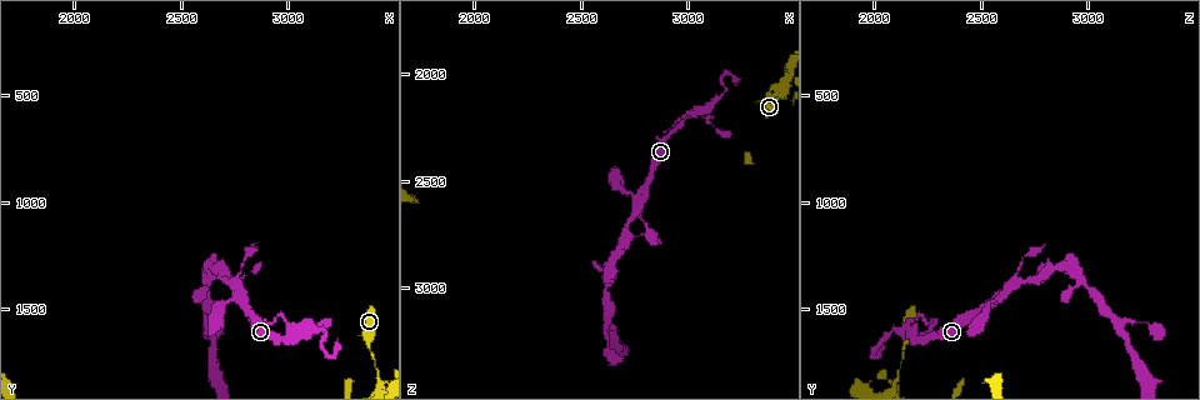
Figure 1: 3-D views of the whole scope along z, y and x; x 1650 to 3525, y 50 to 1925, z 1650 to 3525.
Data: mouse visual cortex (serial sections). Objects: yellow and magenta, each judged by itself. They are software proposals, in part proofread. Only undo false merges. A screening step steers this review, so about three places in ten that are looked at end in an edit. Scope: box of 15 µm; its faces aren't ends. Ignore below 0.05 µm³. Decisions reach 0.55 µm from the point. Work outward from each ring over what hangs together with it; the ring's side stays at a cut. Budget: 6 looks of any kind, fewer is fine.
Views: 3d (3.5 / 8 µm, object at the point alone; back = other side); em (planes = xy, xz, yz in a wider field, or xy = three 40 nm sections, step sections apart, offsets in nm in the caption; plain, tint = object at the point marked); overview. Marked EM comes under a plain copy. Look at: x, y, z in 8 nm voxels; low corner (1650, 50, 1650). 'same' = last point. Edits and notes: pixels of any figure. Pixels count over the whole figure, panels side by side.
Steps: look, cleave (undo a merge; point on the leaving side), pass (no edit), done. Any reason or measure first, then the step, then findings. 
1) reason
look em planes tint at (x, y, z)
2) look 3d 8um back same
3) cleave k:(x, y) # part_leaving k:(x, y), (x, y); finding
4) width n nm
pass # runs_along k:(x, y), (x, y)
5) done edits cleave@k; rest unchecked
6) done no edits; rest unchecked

sudden change in width
look 3d 3.5um back at (3450, 1850, 2100)

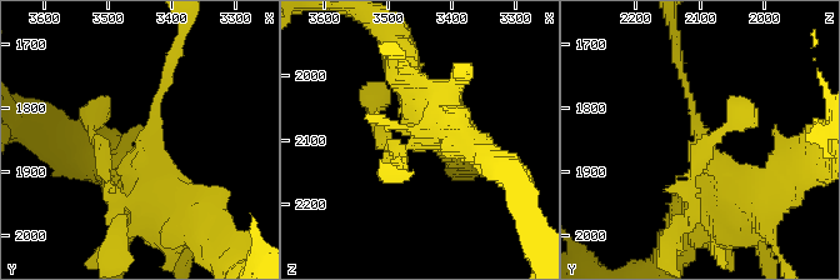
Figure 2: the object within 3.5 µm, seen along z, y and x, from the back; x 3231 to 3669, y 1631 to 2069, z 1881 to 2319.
arms 4; arm_widths 150, 150, 250, 450 nm; shape alone is not enough
look em xy step 2 tint at (3435, 1845, 2100)

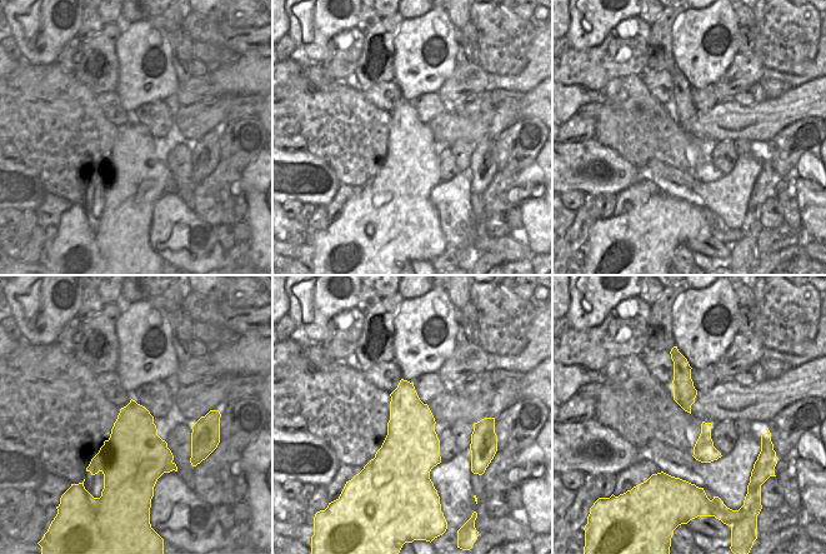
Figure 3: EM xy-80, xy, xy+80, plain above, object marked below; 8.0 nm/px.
width 440 nm
pass # runs_along 3:(675, 353), (681, 365), (687, 408); one cell here

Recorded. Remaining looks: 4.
sudden change in width
look 3d 3.5um at (3140, 1600, 2130)

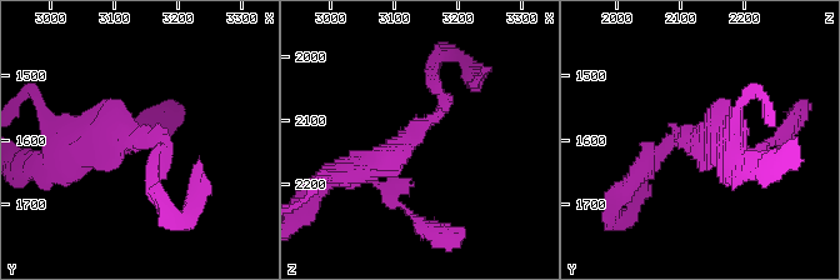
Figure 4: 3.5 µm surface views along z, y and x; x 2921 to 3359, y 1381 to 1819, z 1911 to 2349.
arm_widths 200, 400 nm
look em xy step 3 tint at (3140, 1605, 2115)

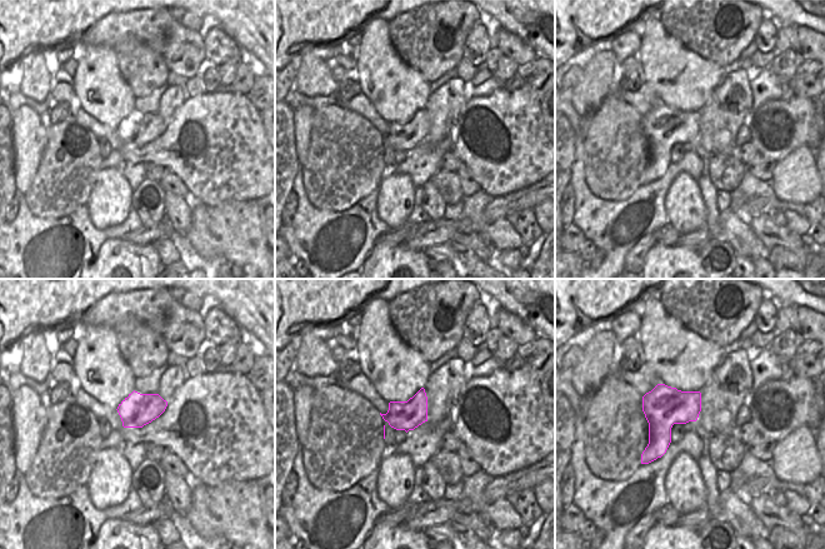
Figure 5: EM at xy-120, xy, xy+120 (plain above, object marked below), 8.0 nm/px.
width 240 nm
pass # runs_along 4:(351, 170), (439, 113), (431, 78); one cell here

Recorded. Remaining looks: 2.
three arms meet
look 3d 3.5um at (2760, 1350, 2650)

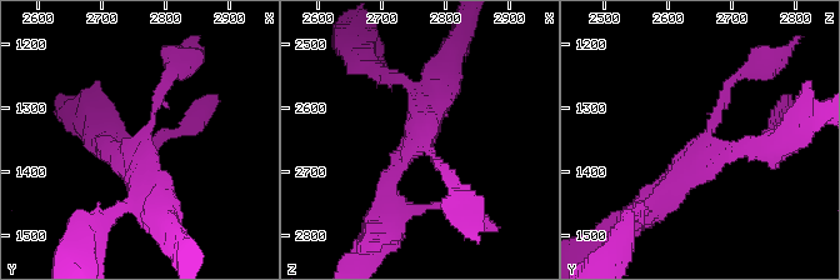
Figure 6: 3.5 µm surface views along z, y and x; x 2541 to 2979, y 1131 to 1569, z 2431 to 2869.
look em xy step 2 tint at (2770, 1340, 2660)

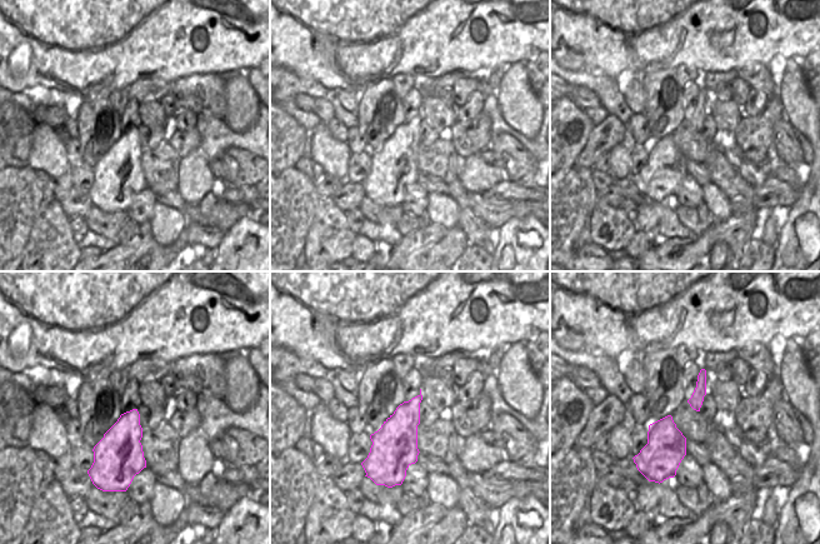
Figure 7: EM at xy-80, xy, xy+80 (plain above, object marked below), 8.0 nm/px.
pass # runs_along 7:(703, 373), (696, 407); one cell here

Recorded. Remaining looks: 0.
done no edits; rest unchecked

